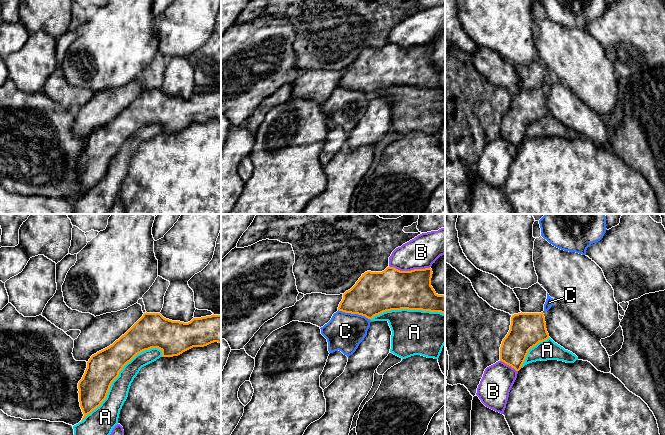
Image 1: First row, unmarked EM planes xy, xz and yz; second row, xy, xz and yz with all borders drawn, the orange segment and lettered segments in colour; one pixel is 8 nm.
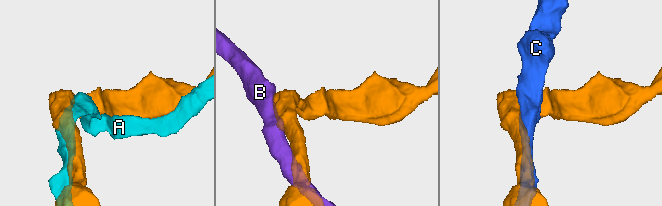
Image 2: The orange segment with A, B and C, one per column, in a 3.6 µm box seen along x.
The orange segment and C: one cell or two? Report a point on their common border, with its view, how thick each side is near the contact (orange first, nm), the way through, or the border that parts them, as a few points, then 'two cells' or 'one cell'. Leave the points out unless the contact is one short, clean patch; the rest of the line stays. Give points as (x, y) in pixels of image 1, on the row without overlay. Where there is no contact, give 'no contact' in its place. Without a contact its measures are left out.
xz (354, 89) | 340/300 nm | two cells

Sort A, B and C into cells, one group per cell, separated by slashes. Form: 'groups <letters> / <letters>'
groups A / B / C

